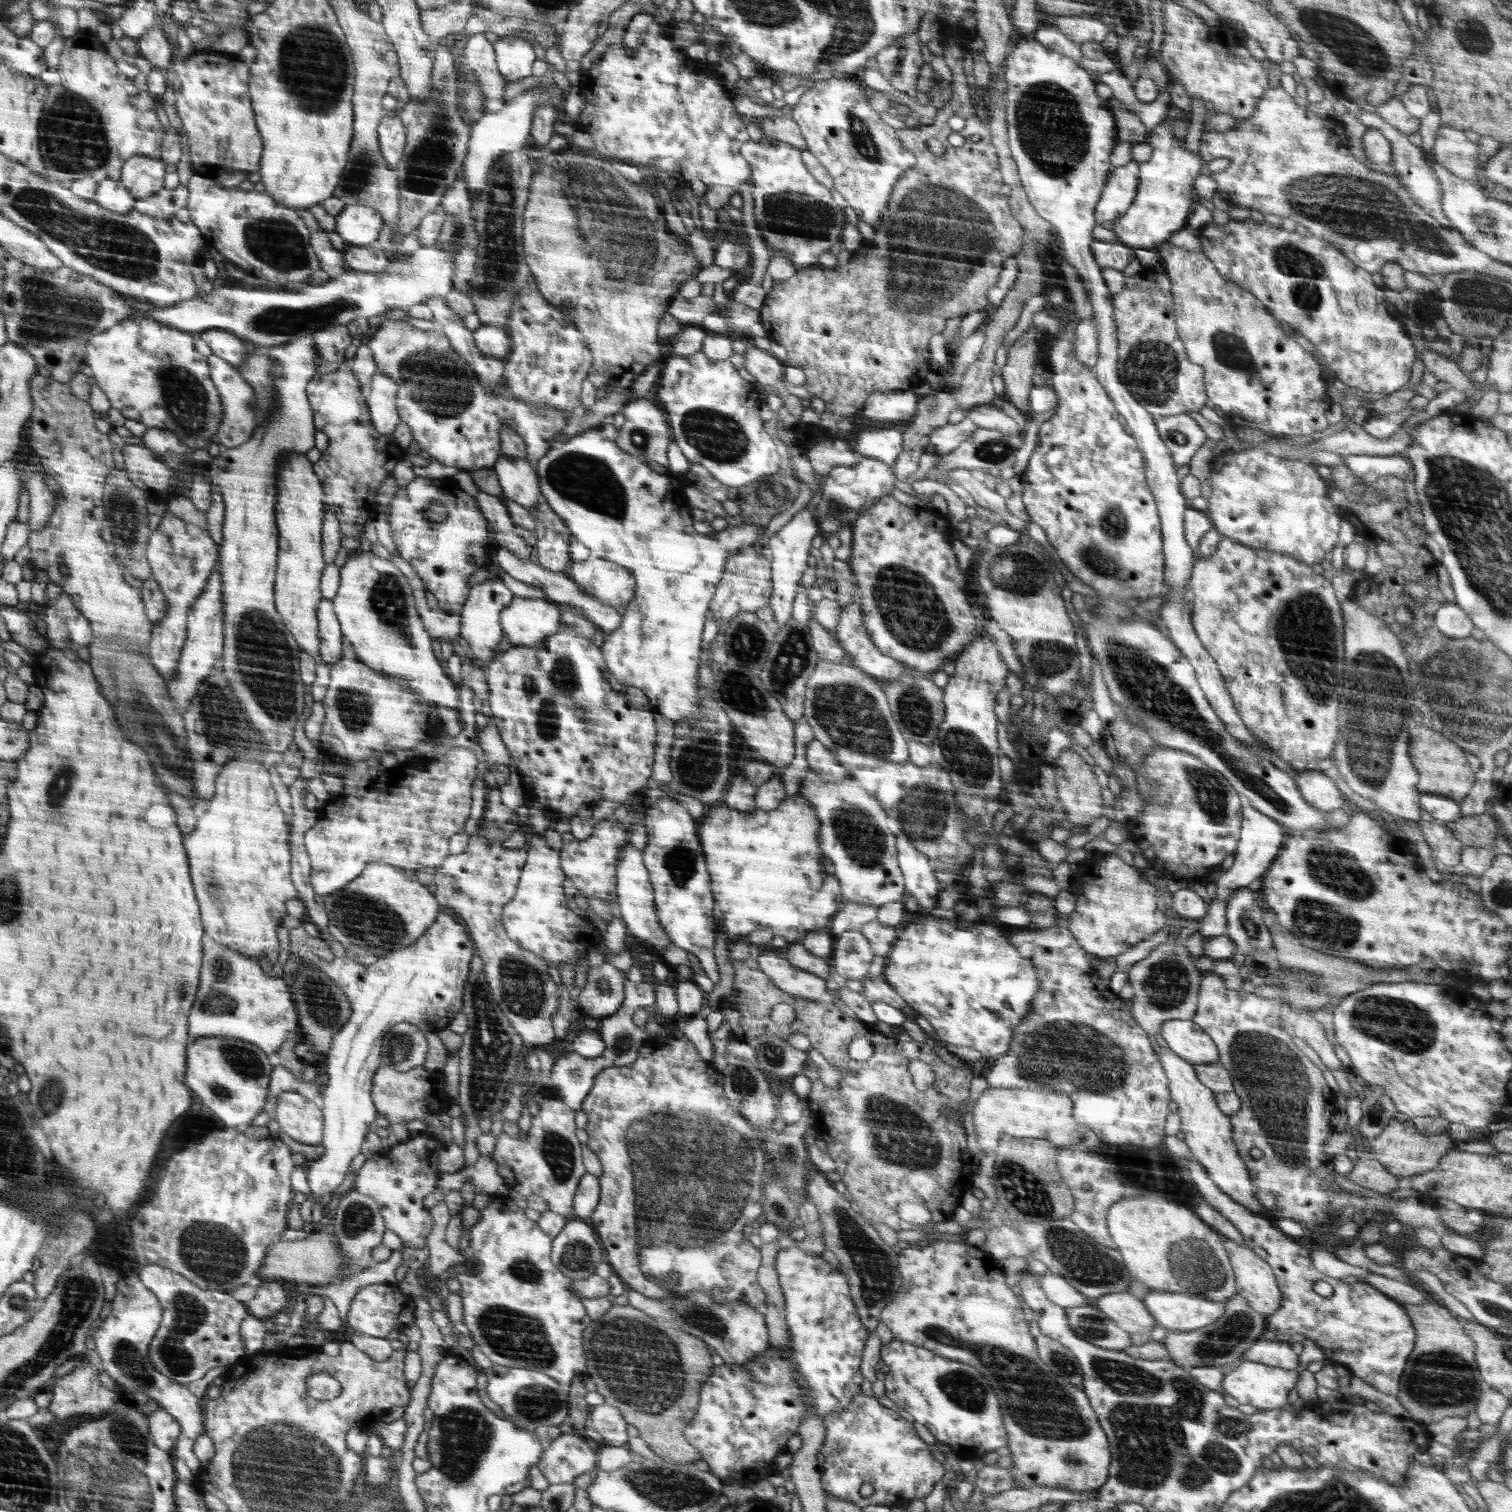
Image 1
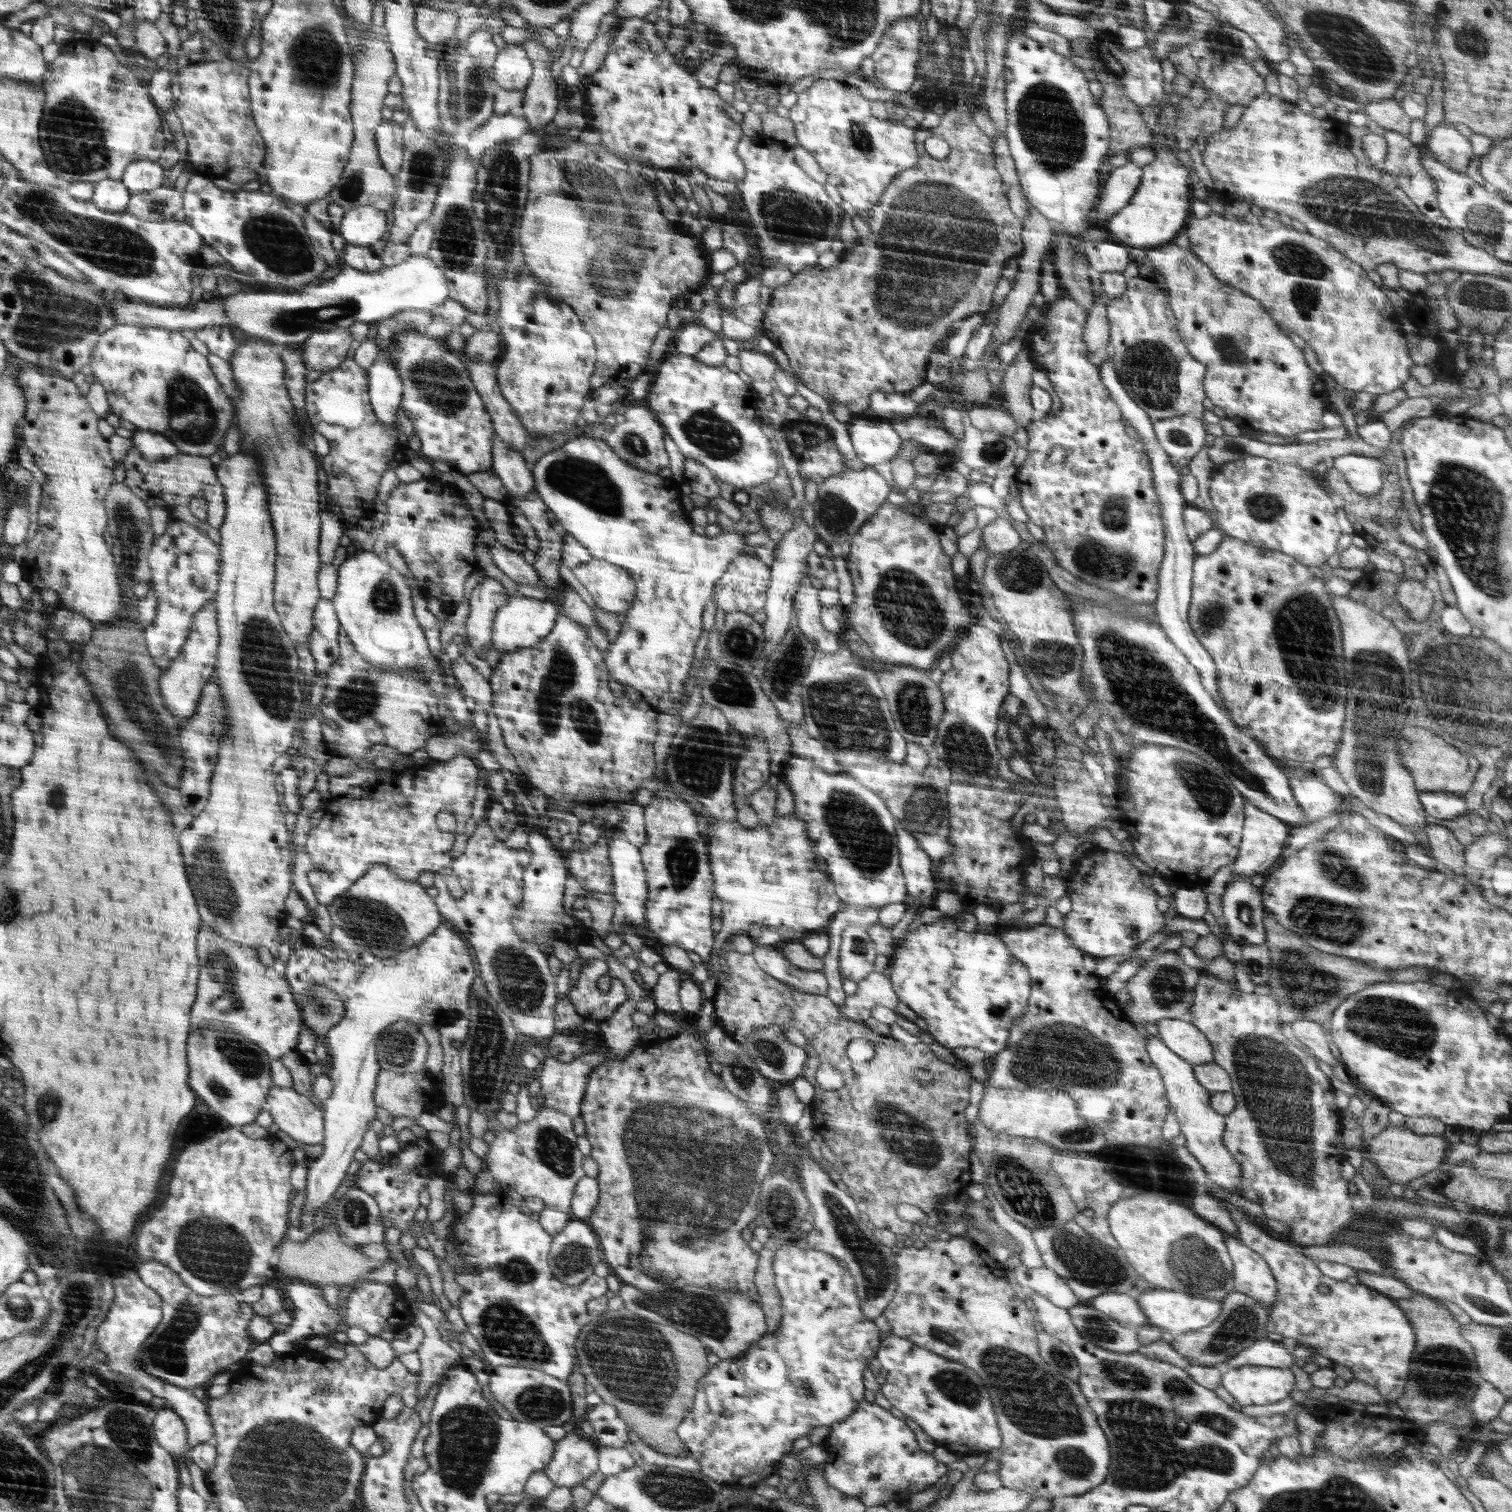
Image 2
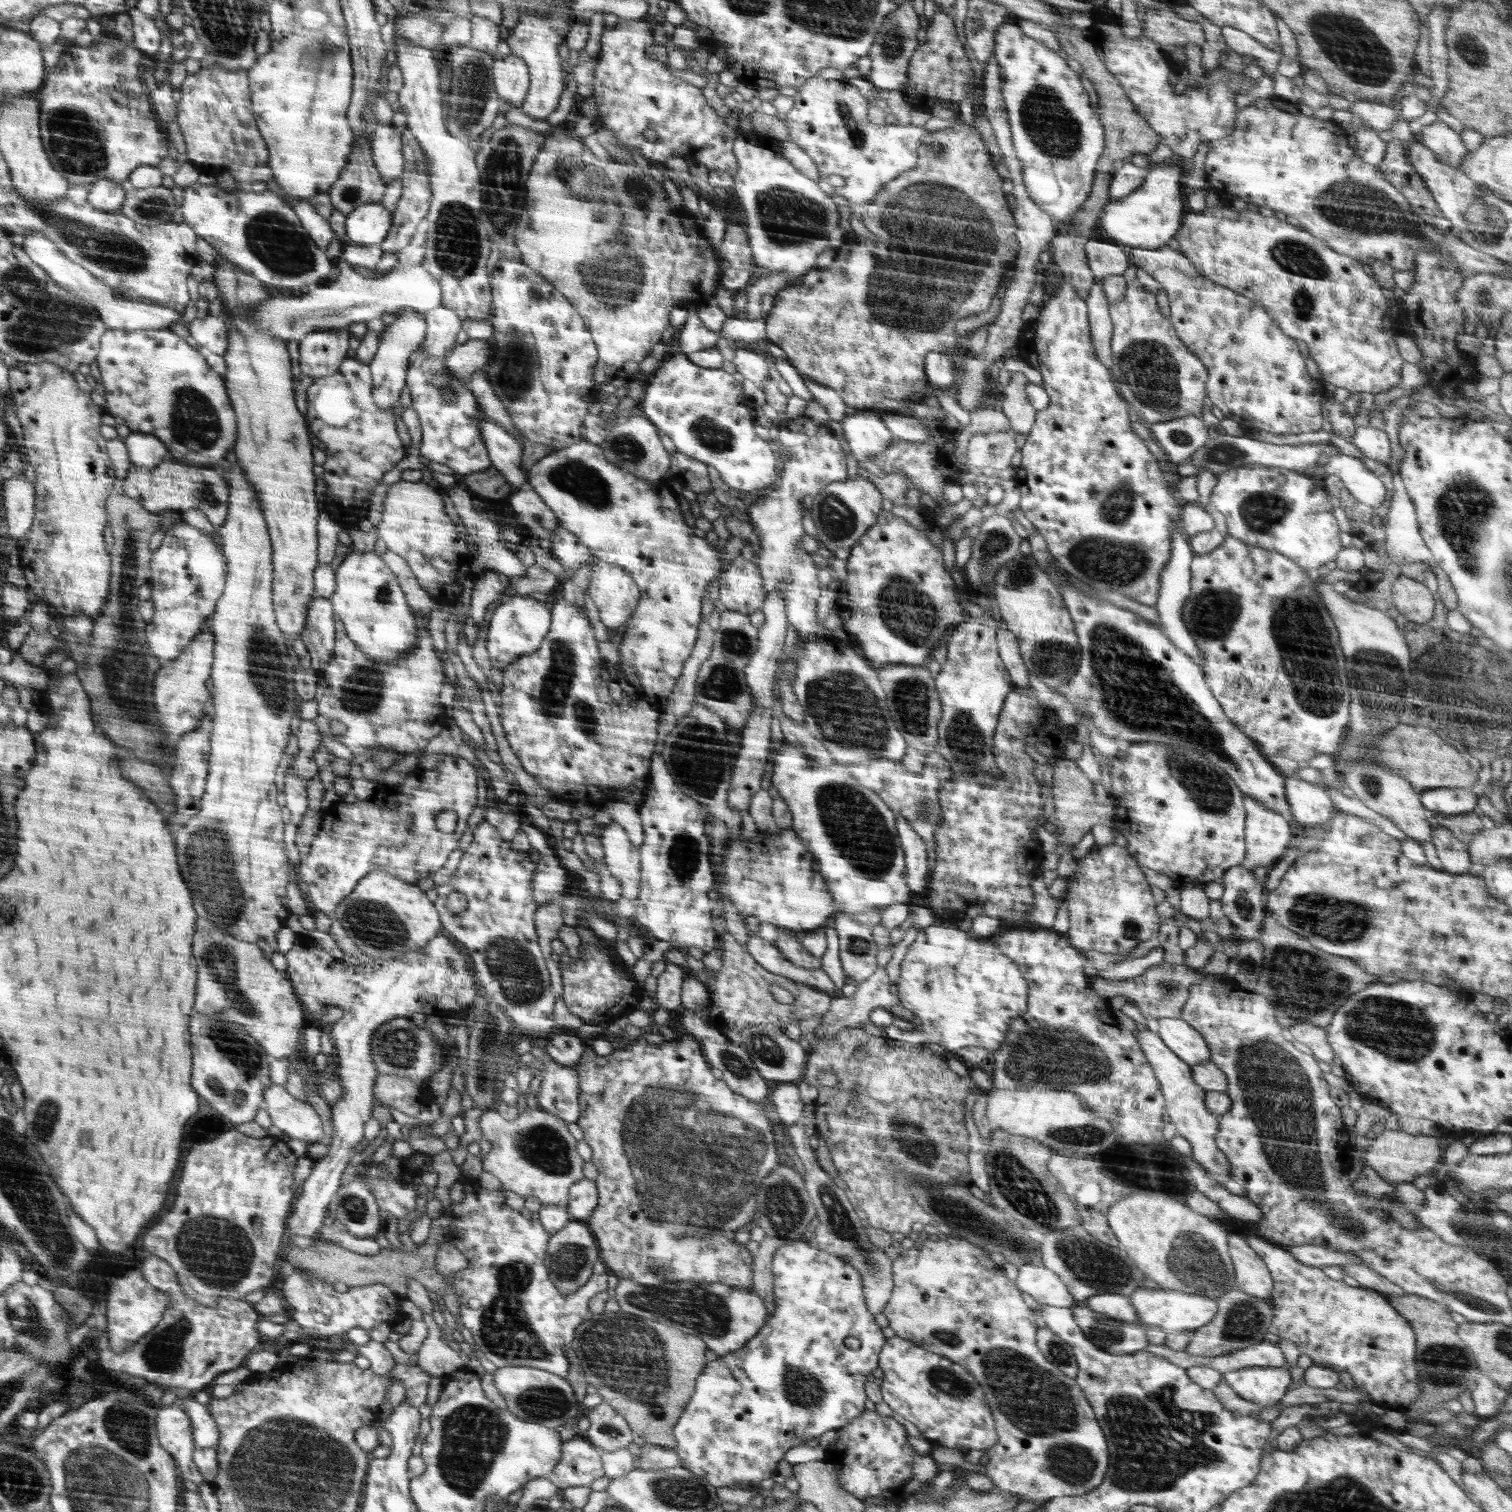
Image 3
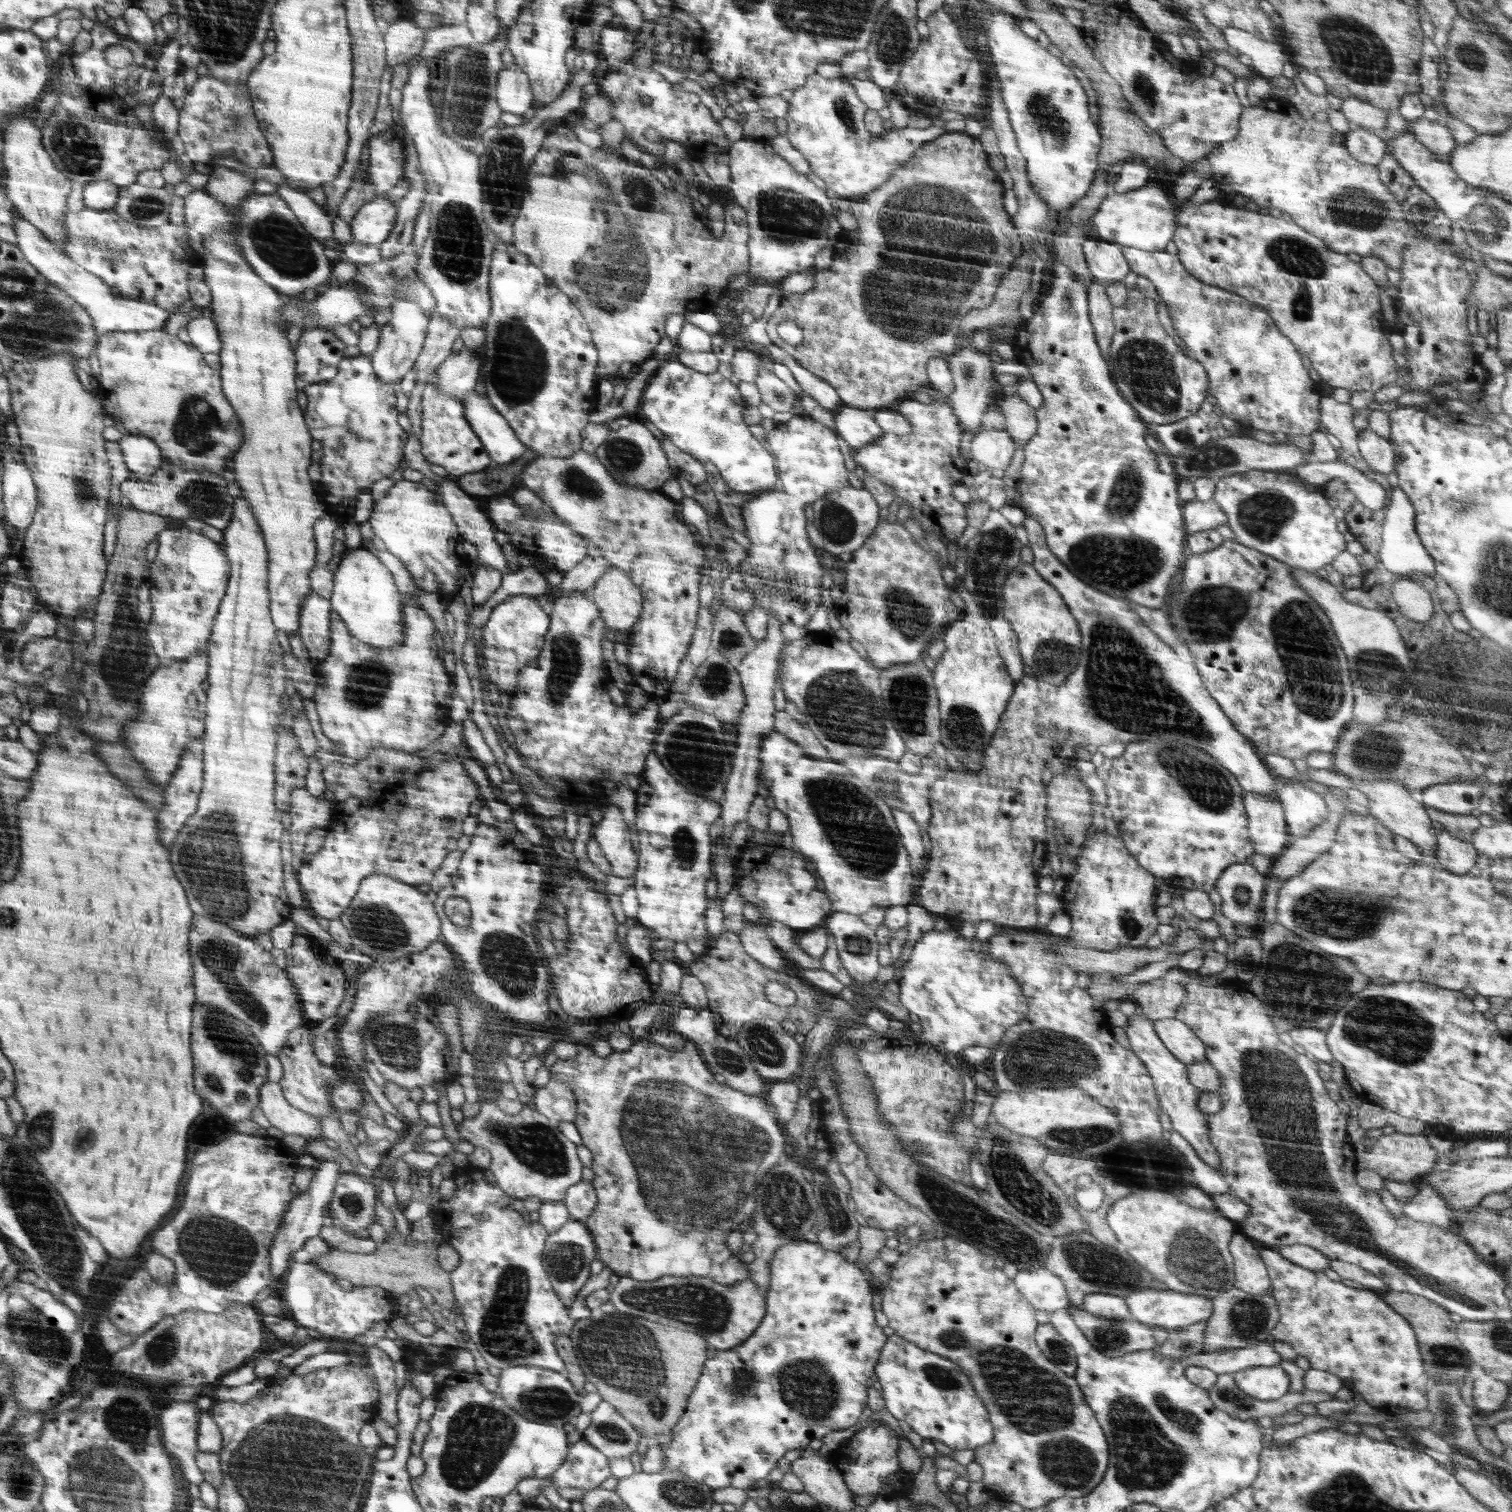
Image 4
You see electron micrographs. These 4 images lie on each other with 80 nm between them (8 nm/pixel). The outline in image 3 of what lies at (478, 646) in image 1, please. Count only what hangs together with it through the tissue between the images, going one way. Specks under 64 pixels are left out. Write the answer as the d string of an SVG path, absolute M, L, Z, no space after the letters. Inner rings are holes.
M476 571L477 577L471 595L472 618L477 626L484 620L484 614L488 612L491 604L500 598L502 584L496 573L488 571Z

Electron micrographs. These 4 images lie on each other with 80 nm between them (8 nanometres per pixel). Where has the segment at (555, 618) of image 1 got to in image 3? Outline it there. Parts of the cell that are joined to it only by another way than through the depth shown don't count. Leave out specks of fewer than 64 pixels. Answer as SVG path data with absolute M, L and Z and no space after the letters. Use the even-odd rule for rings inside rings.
M530 595L509 596L503 603L499 603L490 618L486 648L490 656L490 664L498 672L516 662L520 657L537 653L543 641L546 640L550 626L550 608L536 602Z

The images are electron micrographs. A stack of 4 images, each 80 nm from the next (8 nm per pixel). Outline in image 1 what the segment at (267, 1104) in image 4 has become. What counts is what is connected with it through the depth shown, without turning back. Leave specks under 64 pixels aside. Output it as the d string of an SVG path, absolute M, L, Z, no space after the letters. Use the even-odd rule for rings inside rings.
M288 1091L278 1095L272 1118L280 1124L281 1132L302 1144L321 1144L322 1112L314 1100Z

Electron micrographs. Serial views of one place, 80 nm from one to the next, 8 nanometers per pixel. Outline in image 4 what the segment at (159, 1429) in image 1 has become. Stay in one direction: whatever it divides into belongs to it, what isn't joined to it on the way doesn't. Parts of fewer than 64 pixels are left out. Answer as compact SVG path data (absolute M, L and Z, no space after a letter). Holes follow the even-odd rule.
M178 1402L164 1408L160 1414L165 1446L177 1458L184 1484L204 1482L203 1472L196 1462L199 1445L200 1418L194 1402Z

